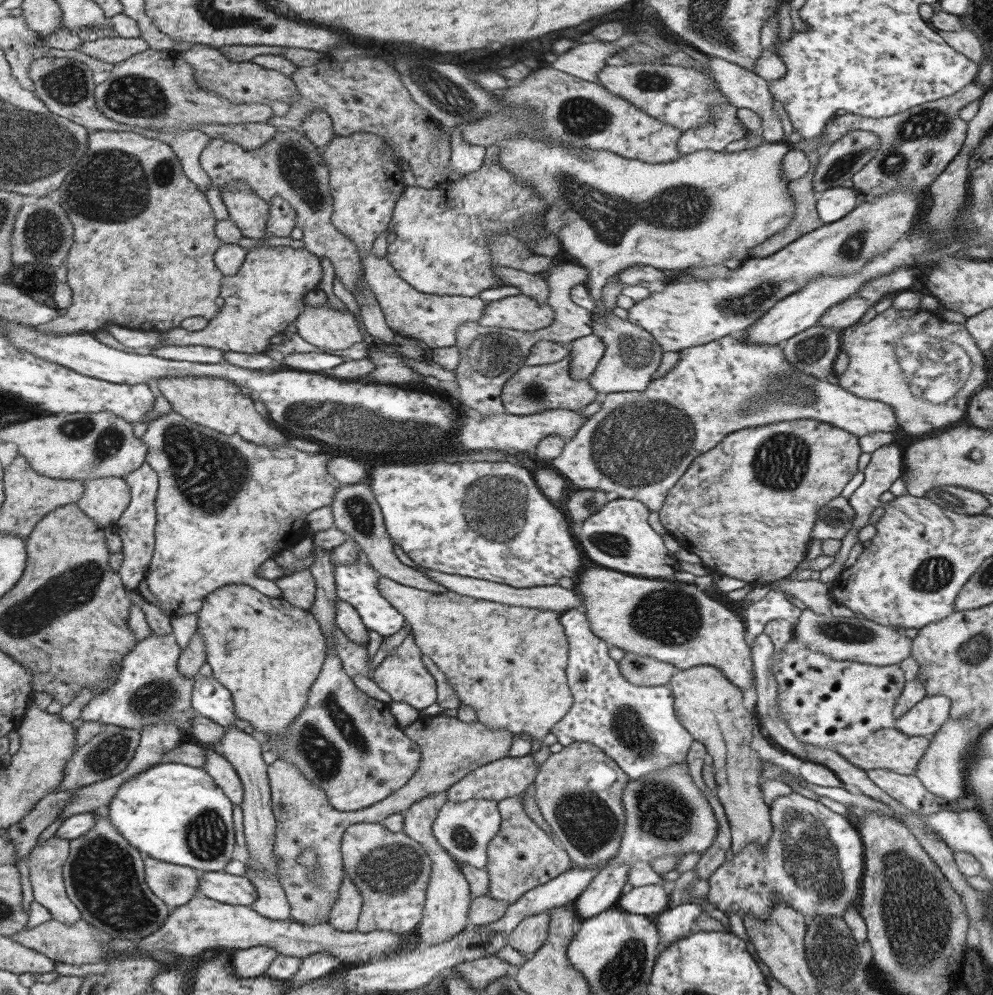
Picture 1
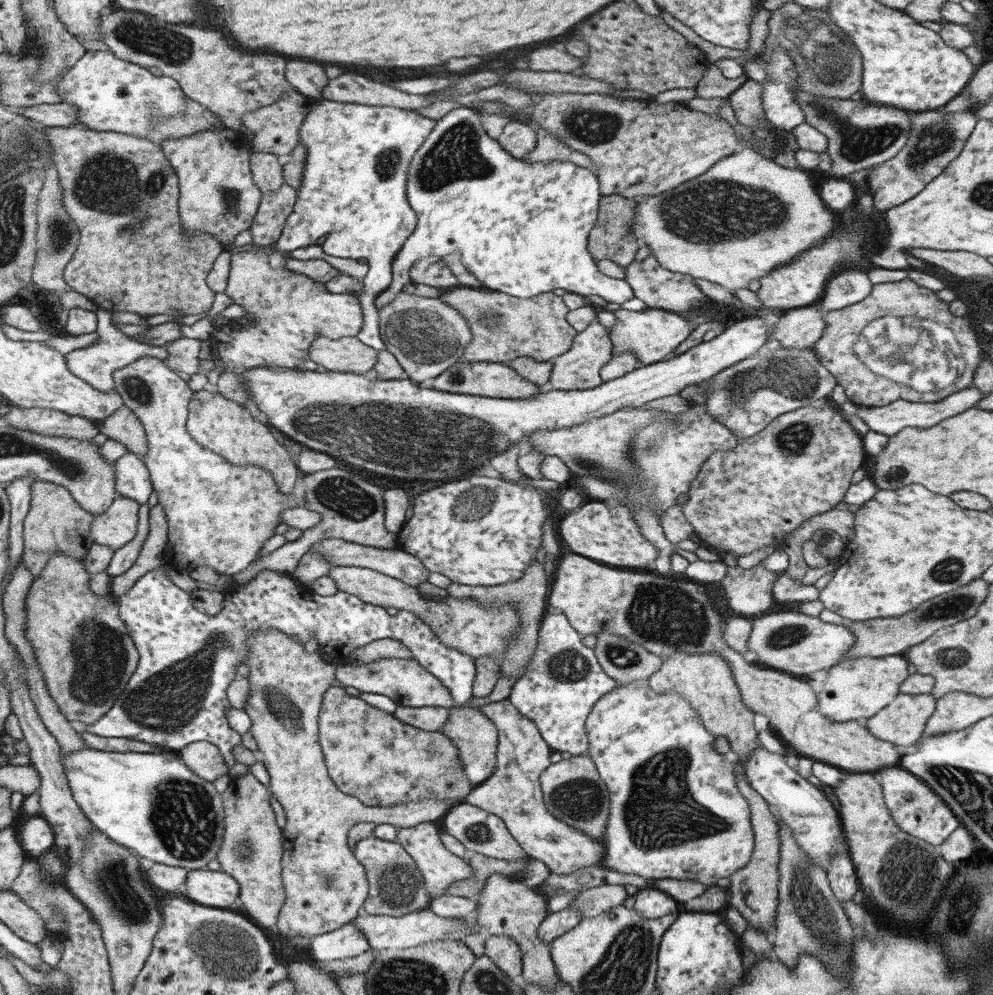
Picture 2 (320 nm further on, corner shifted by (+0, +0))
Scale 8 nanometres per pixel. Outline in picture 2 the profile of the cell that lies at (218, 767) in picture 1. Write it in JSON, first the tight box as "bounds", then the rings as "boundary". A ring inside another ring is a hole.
{"bounds":[179,741,228,783],"boundary":[[[198,741],[185,745],[179,751],[179,759],[191,773],[211,783],[219,776],[228,774],[219,750],[207,742]]]}

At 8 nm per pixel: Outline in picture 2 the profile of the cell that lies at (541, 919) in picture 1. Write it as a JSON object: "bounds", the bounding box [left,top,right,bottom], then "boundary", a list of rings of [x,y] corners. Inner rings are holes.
{"bounds":[484,935,522,979],"boundary":[[[484,935],[484,954],[509,978],[512,979],[521,974],[522,962],[519,947],[508,936]]]}

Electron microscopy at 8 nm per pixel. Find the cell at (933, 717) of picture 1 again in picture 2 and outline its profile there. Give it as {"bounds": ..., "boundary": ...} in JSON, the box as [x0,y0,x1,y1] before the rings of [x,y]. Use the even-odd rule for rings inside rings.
{"bounds":[865,693,935,746],"boundary":[[[897,693],[895,698],[878,710],[873,716],[866,718],[865,728],[878,740],[897,746],[911,746],[922,736],[925,721],[935,708],[935,699],[931,693],[906,695]]]}

